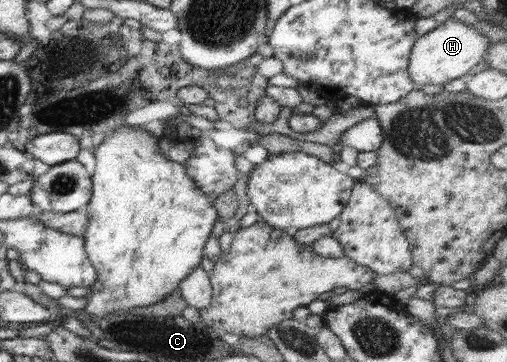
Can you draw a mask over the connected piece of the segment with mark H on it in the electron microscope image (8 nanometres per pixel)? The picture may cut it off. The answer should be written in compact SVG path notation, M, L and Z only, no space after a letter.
M451 18L431 30L431 33L415 40L409 59L409 77L417 88L425 85L441 87L453 80L464 78L473 67L483 62L482 58L491 48L491 43L489 38L477 32L475 26Z

